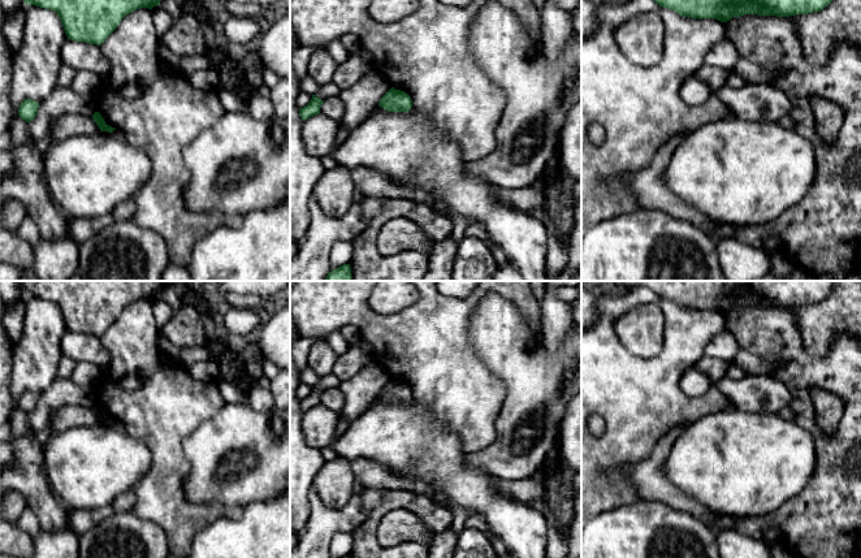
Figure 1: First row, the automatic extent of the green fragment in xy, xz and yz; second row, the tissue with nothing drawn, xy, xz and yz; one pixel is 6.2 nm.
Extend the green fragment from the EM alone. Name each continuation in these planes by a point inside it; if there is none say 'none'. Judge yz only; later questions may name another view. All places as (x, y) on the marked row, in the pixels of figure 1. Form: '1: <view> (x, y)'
none

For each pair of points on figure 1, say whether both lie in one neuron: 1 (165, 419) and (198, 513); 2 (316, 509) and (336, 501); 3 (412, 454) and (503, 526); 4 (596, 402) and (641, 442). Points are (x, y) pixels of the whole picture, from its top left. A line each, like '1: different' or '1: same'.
1: same
2: different
3: same
4: same

